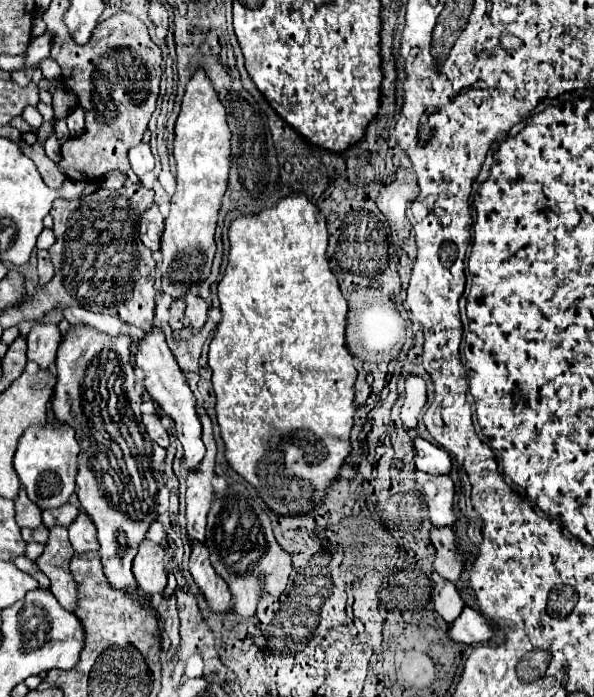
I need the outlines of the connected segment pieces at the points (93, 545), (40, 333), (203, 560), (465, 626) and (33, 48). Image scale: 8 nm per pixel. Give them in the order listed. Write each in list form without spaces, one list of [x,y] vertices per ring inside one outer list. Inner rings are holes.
[[[80,513],[76,521],[70,525],[70,543],[76,553],[84,551],[98,551],[96,527],[92,527],[92,519],[86,513]]]
[[[36,323],[28,333],[26,357],[36,361],[42,369],[48,369],[56,361],[56,349],[60,345],[60,329],[54,323]]]
[[[192,543],[192,553],[188,561],[188,571],[198,585],[198,593],[204,595],[208,609],[212,613],[228,613],[232,609],[232,597],[228,585],[222,577],[216,575],[208,561],[208,547],[202,543]]]
[[[464,607],[462,615],[450,625],[448,635],[458,643],[474,645],[474,643],[490,641],[494,637],[494,629],[478,611]]]
[[[48,31],[42,37],[32,41],[32,45],[28,47],[28,59],[26,59],[26,65],[28,65],[26,73],[28,75],[32,75],[32,67],[36,63],[40,63],[42,59],[46,59],[50,55],[50,49],[52,49],[52,35],[48,35]]]

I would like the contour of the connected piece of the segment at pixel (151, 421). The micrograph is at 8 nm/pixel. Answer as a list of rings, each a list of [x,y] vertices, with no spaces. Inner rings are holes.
[[[150,413],[150,415],[142,415],[142,423],[144,423],[144,429],[148,433],[148,437],[158,443],[160,447],[168,447],[168,433],[164,429],[164,425],[160,423],[160,417],[156,413]]]

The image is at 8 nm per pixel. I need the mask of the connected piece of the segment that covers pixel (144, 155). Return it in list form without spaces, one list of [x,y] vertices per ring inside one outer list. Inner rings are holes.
[[[146,143],[136,145],[136,149],[132,149],[128,157],[130,157],[130,163],[132,163],[132,171],[138,177],[142,177],[146,171],[154,169],[154,157],[152,157],[150,145],[146,145]]]

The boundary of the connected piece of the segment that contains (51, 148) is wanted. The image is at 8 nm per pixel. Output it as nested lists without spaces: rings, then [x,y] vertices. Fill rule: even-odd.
[[[53,133],[45,142],[44,149],[46,155],[52,160],[55,164],[58,163],[60,159],[60,143]]]

